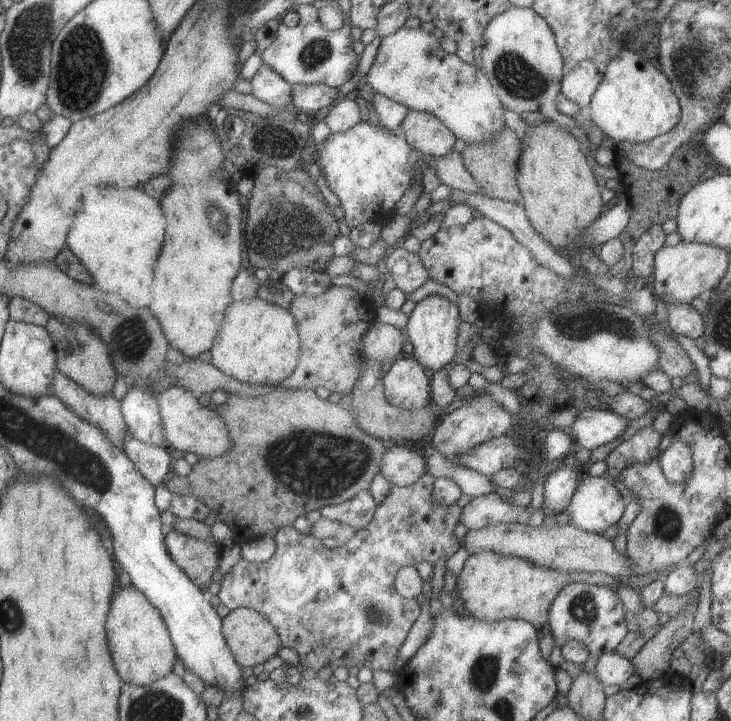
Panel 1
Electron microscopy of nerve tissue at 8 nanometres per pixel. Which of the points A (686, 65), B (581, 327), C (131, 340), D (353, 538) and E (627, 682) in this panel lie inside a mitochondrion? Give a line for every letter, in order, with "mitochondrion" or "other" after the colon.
A: mitochondrion
B: mitochondrion
C: mitochondrion
D: other
E: other

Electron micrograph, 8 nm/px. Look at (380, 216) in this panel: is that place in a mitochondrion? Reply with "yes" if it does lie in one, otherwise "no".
no

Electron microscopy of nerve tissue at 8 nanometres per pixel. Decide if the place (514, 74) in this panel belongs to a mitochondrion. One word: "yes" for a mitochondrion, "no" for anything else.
yes

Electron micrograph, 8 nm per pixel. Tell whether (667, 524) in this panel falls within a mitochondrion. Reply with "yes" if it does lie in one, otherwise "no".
yes

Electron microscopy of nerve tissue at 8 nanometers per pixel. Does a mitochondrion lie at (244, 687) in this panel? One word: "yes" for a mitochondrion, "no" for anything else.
no

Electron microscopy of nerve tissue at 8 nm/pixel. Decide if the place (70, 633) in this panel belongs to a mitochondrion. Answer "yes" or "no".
no

